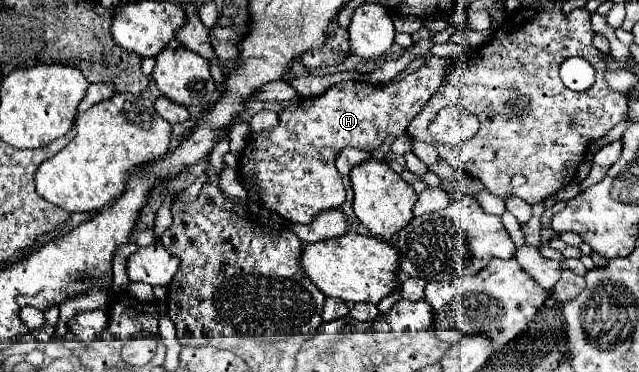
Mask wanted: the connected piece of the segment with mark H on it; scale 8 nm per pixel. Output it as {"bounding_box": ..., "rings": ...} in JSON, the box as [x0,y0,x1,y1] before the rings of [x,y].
{"bounding_box":[238,57,452,225],"rings":[[[426,57],[426,65],[420,67],[416,73],[410,73],[402,79],[402,83],[386,83],[386,85],[370,85],[370,83],[356,83],[356,81],[342,81],[332,85],[326,93],[318,97],[306,97],[298,103],[292,103],[286,111],[280,113],[280,123],[276,129],[264,135],[250,137],[246,149],[238,161],[238,175],[242,183],[258,193],[258,201],[268,209],[278,213],[290,223],[304,223],[308,225],[316,213],[324,209],[342,207],[346,201],[342,177],[334,165],[334,157],[340,149],[353,147],[374,151],[388,135],[400,137],[404,135],[408,123],[420,113],[424,103],[436,93],[436,89],[446,81],[452,65],[448,59],[440,57]]]}

